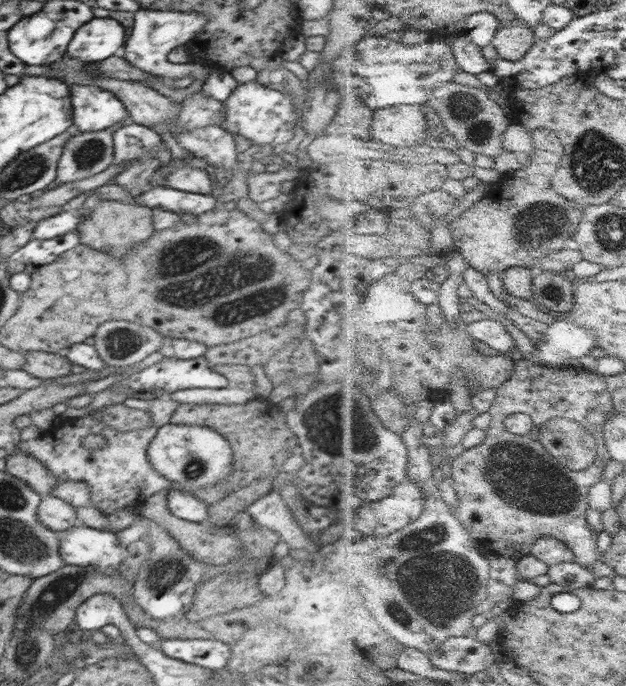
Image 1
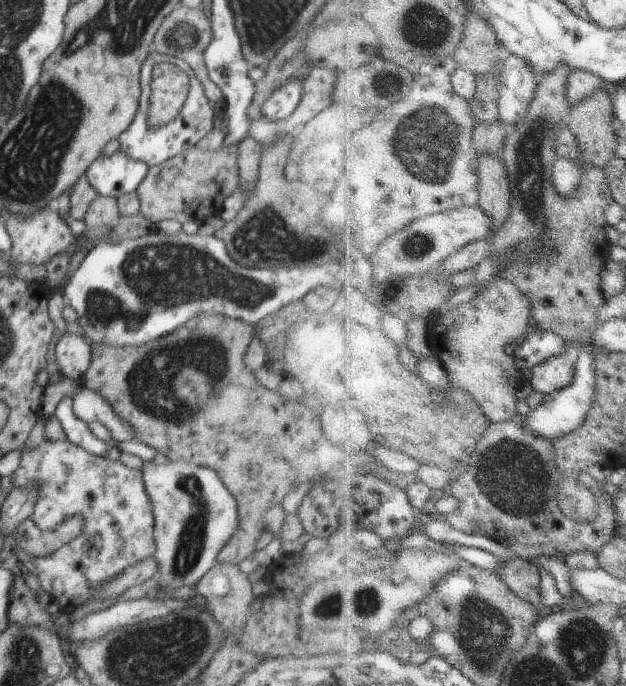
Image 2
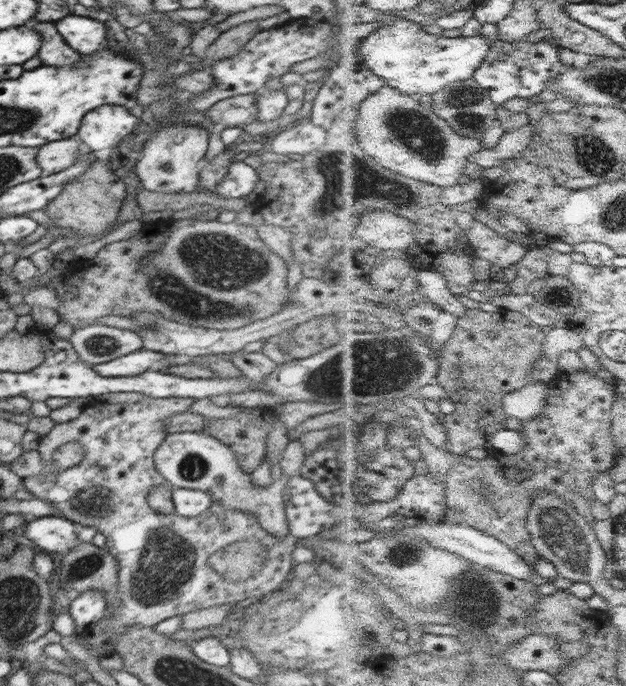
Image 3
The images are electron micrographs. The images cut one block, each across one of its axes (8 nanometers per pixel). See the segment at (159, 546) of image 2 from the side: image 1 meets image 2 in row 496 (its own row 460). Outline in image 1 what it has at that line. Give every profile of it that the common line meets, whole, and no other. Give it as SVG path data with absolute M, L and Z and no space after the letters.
M172 424L157 429L148 447L150 464L172 482L192 488L207 488L232 474L232 447L214 429L195 424Z

